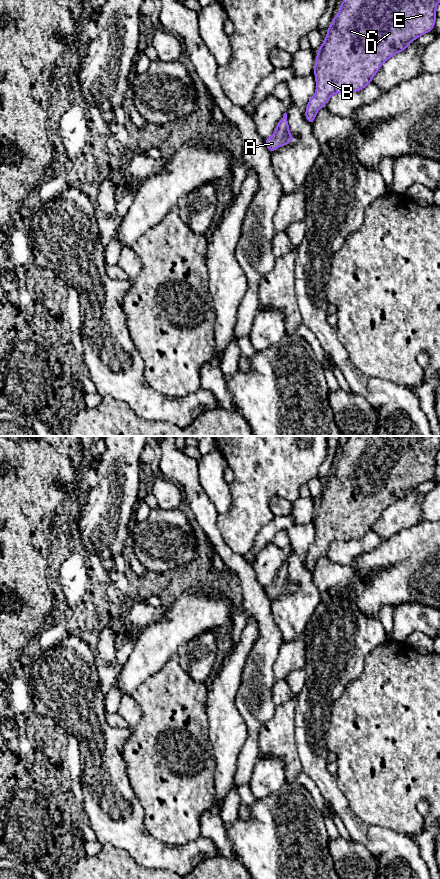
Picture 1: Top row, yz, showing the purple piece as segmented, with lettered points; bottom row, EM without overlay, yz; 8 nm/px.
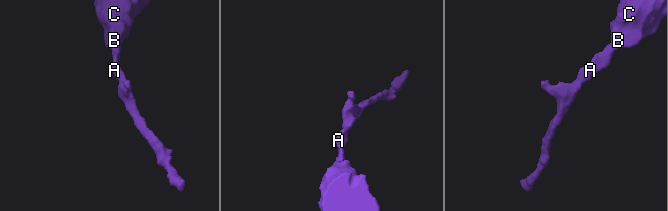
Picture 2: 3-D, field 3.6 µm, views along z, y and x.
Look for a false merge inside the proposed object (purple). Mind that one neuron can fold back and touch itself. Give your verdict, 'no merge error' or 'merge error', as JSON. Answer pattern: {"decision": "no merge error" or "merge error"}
{"decision": "no merge error"}

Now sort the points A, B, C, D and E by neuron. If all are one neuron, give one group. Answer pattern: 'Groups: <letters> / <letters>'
Groups: A B C D E

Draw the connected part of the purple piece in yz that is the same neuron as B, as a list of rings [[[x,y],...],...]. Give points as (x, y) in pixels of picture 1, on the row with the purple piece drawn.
[[[343,0],[339,13],[333,17],[327,29],[327,37],[317,52],[314,67],[316,92],[309,99],[306,120],[312,125],[317,112],[326,105],[332,94],[351,93],[365,88],[386,60],[404,51],[413,40],[433,30],[439,2],[440,0]]]

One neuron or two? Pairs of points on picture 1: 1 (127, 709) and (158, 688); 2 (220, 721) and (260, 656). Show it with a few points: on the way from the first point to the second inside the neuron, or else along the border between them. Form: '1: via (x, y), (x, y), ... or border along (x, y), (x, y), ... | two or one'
1: border along (131, 696), (141, 709), (141, 719), (137, 725) | two
2: border along (243, 674), (235, 697), (235, 707), (242, 718) | two

